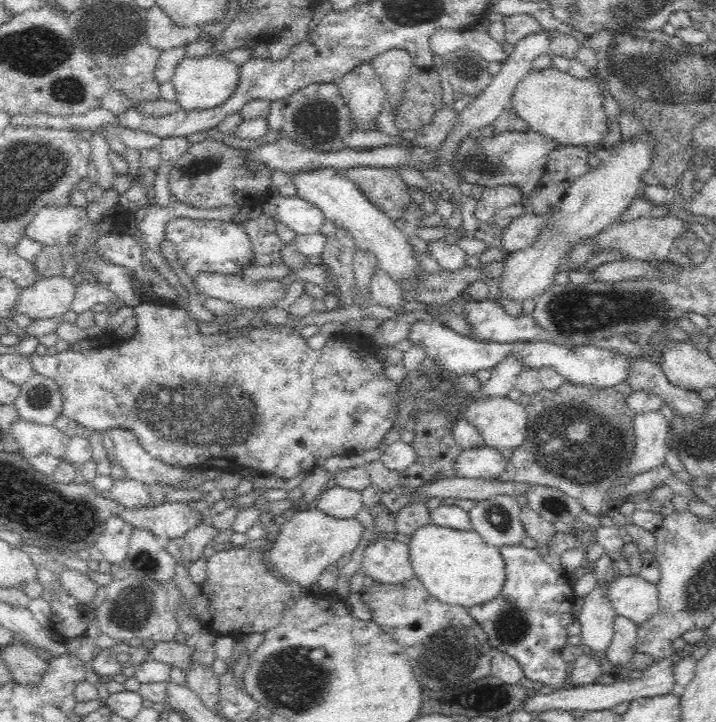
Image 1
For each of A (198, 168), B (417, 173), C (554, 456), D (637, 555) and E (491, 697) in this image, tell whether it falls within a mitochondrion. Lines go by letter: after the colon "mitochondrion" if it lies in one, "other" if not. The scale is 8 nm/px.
A: mitochondrion
B: other
C: mitochondrion
D: other
E: mitochondrion

